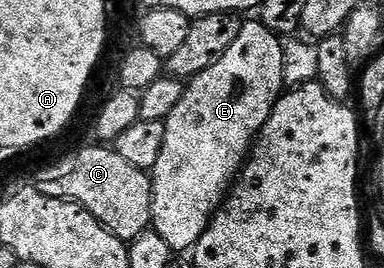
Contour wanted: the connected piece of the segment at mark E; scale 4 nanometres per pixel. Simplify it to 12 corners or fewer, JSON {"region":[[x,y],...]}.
{"region":[[261,20],[189,79],[153,233],[193,251],[284,93]]}

